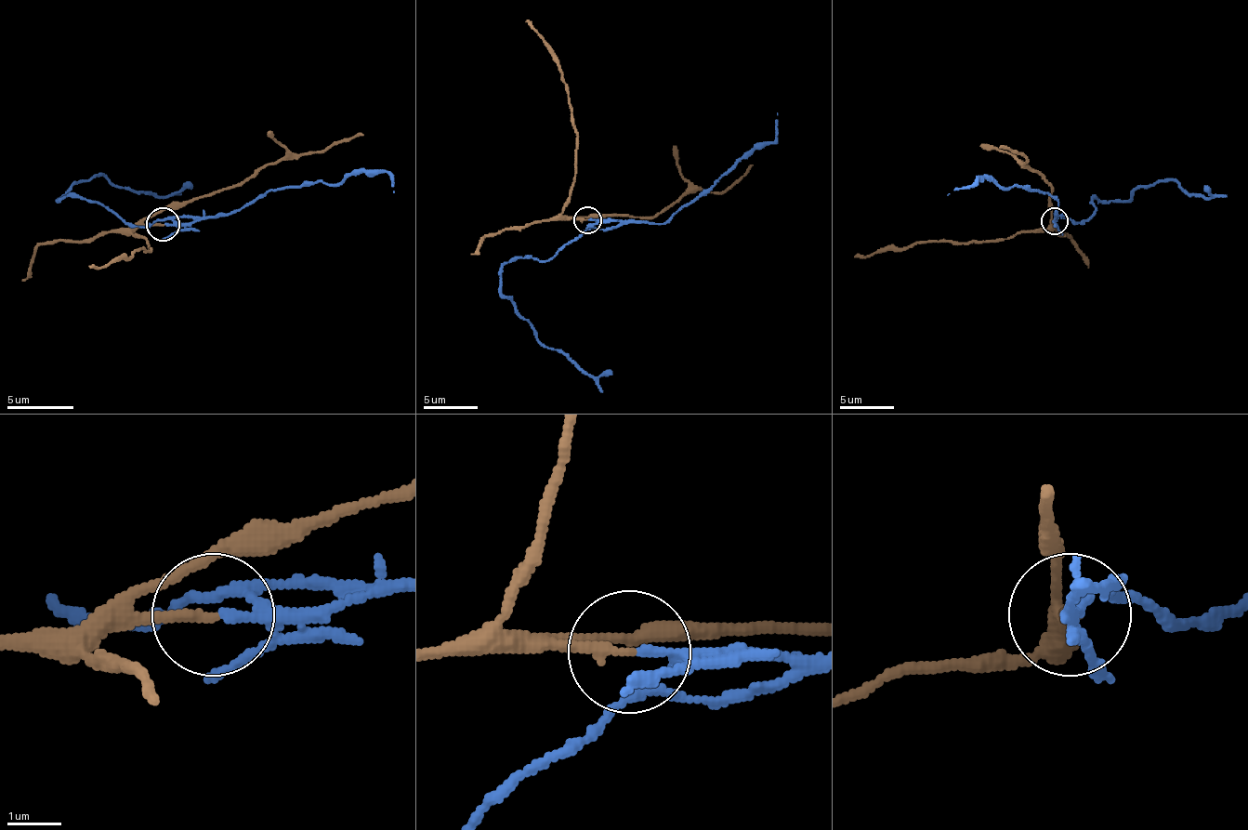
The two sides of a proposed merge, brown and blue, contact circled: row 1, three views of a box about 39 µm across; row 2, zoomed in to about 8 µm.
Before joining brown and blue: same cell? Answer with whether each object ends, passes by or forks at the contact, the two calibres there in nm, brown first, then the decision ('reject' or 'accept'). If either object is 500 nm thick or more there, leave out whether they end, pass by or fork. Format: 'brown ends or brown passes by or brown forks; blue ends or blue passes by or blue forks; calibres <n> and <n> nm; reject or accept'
brown ends; blue passes by; calibres 180 and 140 nm; reject

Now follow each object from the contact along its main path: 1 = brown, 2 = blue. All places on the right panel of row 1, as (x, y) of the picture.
1: (1053, 220), (1048, 226), (1004, 240), (889, 247), (854, 256)
2: (1053, 220), (1083, 223), (1095, 198), (1127, 201), (1138, 188), (1174, 179), (1209, 198), (1203, 188)

